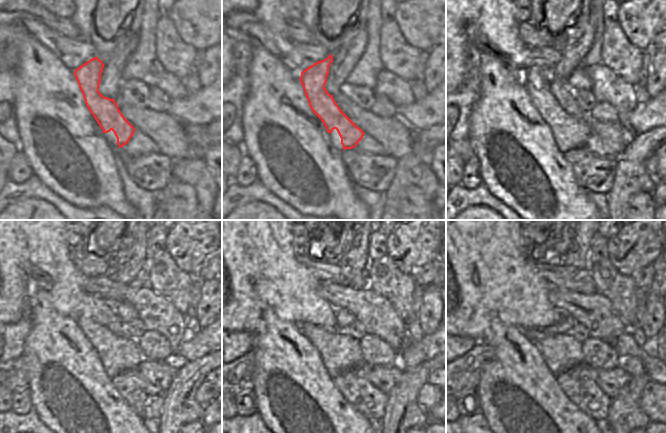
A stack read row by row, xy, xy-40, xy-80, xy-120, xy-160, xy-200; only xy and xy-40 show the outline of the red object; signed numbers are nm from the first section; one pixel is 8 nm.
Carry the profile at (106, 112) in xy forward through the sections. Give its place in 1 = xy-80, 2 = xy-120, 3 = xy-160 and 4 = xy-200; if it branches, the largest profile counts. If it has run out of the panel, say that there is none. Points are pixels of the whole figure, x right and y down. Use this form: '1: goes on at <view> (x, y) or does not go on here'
1: goes on at xy-80 (576, 132)
2: goes on at xy-120 (126, 351)
3: goes on at xy-160 (348, 351)
4: goes on at xy-200 (573, 355)

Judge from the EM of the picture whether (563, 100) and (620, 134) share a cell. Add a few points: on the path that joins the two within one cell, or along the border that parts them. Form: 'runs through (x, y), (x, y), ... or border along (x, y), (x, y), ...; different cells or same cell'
runs through (577, 112), (587, 117), (599, 129), (606, 131); same cell

